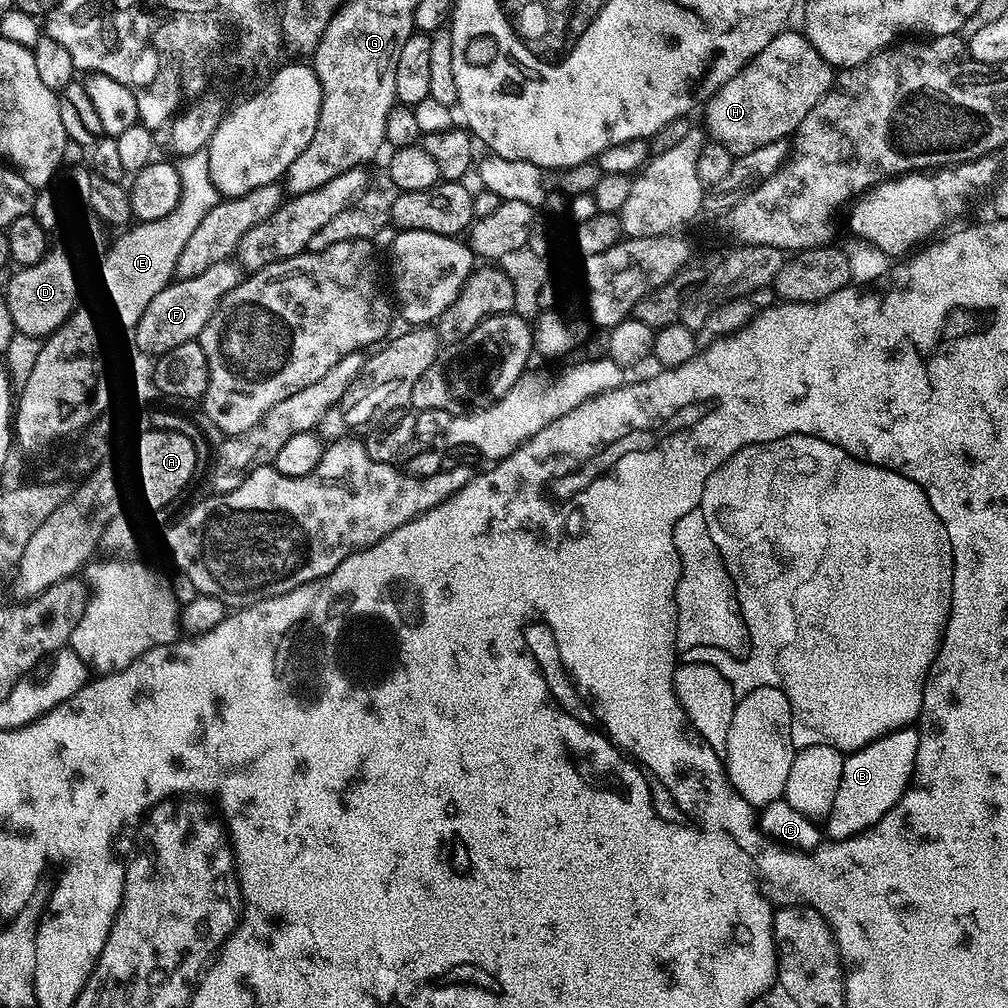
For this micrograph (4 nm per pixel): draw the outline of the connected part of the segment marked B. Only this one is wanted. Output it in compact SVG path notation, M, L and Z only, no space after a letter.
M906 722L906 726L892 733L886 733L868 745L840 752L840 774L838 774L836 790L828 810L824 812L824 838L828 848L837 848L840 844L848 844L848 840L860 840L860 836L866 836L866 824L872 824L876 820L868 814L874 808L878 808L878 794L880 790L886 790L888 772L894 776L894 794L896 794L894 800L904 796L906 790L904 772L906 768L908 772L914 770L916 748L919 746L918 730L920 730L918 722Z

